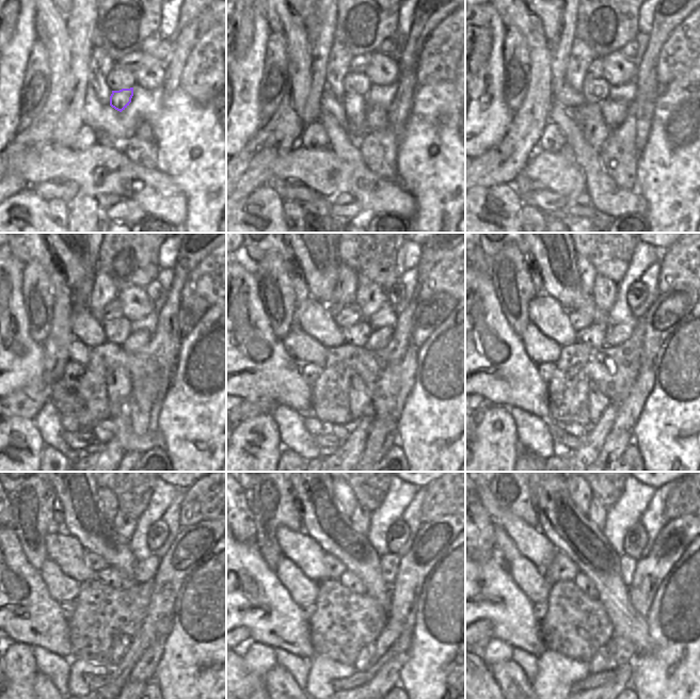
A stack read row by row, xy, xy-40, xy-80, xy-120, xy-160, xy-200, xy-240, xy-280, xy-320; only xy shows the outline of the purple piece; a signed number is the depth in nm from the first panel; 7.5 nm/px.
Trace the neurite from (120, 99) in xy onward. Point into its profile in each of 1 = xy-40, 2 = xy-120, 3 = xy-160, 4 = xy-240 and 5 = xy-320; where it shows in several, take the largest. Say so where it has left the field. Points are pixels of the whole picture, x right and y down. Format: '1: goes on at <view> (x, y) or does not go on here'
1: goes on at xy-40 (354, 106)
2: goes on at xy-120 (118, 383)
3: goes on at xy-160 (359, 395)
4: goes on at xy-240 (121, 644)
5: goes on at xy-320 (599, 663)

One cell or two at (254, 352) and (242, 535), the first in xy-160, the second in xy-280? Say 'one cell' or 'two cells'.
two cells

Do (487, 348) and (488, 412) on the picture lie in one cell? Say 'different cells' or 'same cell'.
different cells

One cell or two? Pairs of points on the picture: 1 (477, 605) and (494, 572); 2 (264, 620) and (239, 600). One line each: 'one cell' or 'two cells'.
1: one cell
2: one cell

